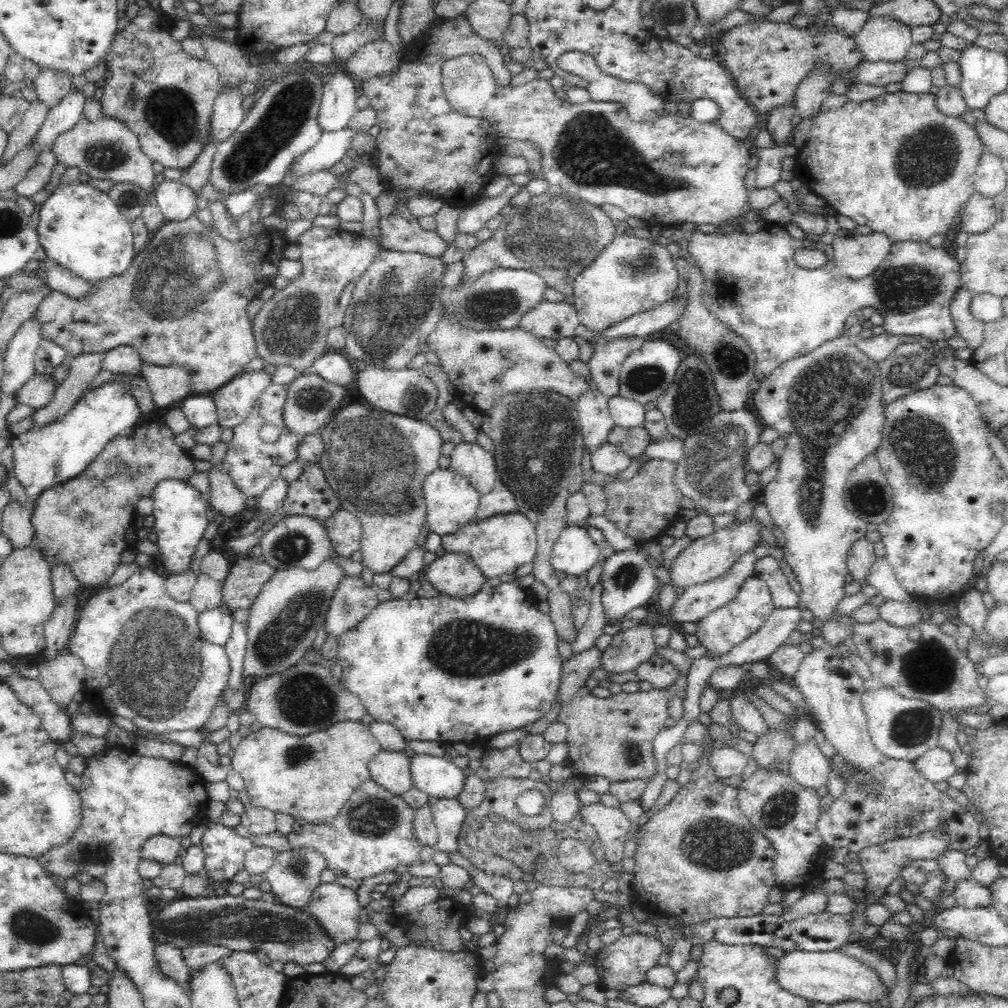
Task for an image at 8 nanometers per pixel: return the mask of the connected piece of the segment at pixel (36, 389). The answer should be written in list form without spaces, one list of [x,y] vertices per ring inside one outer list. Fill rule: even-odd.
[[[36,373],[14,392],[16,404],[27,404],[35,409],[44,408],[52,400],[58,385],[51,374]]]

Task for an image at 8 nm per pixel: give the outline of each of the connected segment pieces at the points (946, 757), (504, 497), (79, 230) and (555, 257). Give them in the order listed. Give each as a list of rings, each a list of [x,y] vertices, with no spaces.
[[[940,745],[927,750],[912,762],[922,775],[933,783],[947,781],[950,776],[958,771],[956,765],[954,765],[952,753],[946,751]]]
[[[498,480],[491,492],[480,496],[478,512],[474,515],[474,519],[490,520],[492,516],[510,515],[517,512],[517,508],[514,493],[510,493],[510,489],[502,483],[502,480]]]
[[[87,180],[73,181],[67,185],[58,184],[54,192],[42,204],[39,212],[39,224],[36,228],[39,244],[48,258],[67,268],[84,280],[93,281],[121,275],[134,260],[134,233],[129,221],[118,205],[106,194],[88,185]]]
[[[551,185],[546,193],[531,197],[527,205],[512,207],[488,240],[478,243],[471,250],[464,251],[461,259],[464,263],[464,276],[460,281],[477,279],[483,272],[498,267],[524,270],[528,268],[540,275],[548,287],[558,290],[565,297],[570,296],[573,294],[576,275],[582,272],[582,269],[586,268],[614,237],[615,226],[602,207],[568,196],[564,194],[562,188]]]

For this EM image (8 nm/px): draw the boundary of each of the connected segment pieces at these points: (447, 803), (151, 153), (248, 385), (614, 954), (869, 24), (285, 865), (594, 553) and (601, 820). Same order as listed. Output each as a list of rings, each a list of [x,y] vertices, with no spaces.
[[[440,798],[430,810],[437,828],[434,848],[452,854],[460,853],[458,834],[466,816],[466,809],[459,805],[457,798]]]
[[[144,6],[138,15],[114,35],[105,62],[106,86],[101,97],[101,112],[124,123],[138,136],[142,151],[164,168],[188,168],[209,143],[213,104],[220,94],[218,71],[207,59],[190,56],[168,32],[168,20]]]
[[[264,369],[243,371],[210,396],[216,403],[217,423],[222,429],[241,424],[254,408],[264,388],[272,383],[272,375]]]
[[[626,930],[614,944],[601,948],[593,959],[593,964],[600,975],[600,986],[605,990],[620,991],[647,982],[647,973],[658,965],[658,956],[662,951],[663,945],[657,936]]]
[[[874,16],[864,24],[864,27],[855,34],[856,45],[862,49],[862,58],[866,61],[898,62],[907,58],[907,52],[912,48],[914,39],[911,28],[900,20],[890,16]]]
[[[312,847],[289,849],[277,852],[272,866],[264,873],[272,886],[271,892],[280,904],[293,908],[306,909],[320,884],[320,873],[326,868],[326,857]]]
[[[567,526],[552,546],[551,564],[554,571],[580,577],[602,561],[599,545],[588,535],[586,527]]]
[[[601,802],[583,805],[578,811],[596,829],[605,850],[605,860],[612,865],[621,862],[631,825],[626,814],[620,808],[608,808]]]

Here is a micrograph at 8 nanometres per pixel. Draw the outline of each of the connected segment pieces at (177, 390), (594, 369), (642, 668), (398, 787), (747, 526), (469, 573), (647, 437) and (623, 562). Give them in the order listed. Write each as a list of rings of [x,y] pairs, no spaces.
[[[143,363],[140,375],[147,382],[156,407],[169,409],[191,394],[189,376],[179,366]]]
[[[616,337],[598,345],[588,360],[589,381],[604,396],[619,394],[619,370],[622,362],[632,351],[638,350],[644,342],[640,337]]]
[[[654,653],[648,660],[641,662],[634,670],[621,673],[608,673],[609,680],[624,684],[646,680],[653,688],[670,688],[678,680],[678,669],[672,662]]]
[[[380,751],[368,762],[370,779],[394,795],[400,795],[413,786],[410,757],[403,752]]]
[[[752,516],[745,521],[731,519],[725,526],[717,526],[715,531],[708,536],[696,538],[680,552],[678,559],[670,570],[672,586],[686,588],[696,584],[704,584],[725,574],[740,556],[752,553],[760,545],[760,525]]]
[[[455,552],[436,558],[426,569],[426,579],[440,593],[458,598],[474,596],[489,584],[470,556]]]
[[[650,427],[615,428],[609,432],[607,442],[618,446],[624,454],[637,458],[645,454],[651,444],[653,430]]]
[[[626,548],[623,551],[616,551],[603,562],[604,572],[600,579],[603,588],[601,601],[606,620],[612,624],[612,622],[622,620],[628,612],[635,608],[648,604],[648,600],[654,596],[654,590],[659,588],[659,584],[654,576],[654,568],[646,561],[646,556],[640,549]]]

